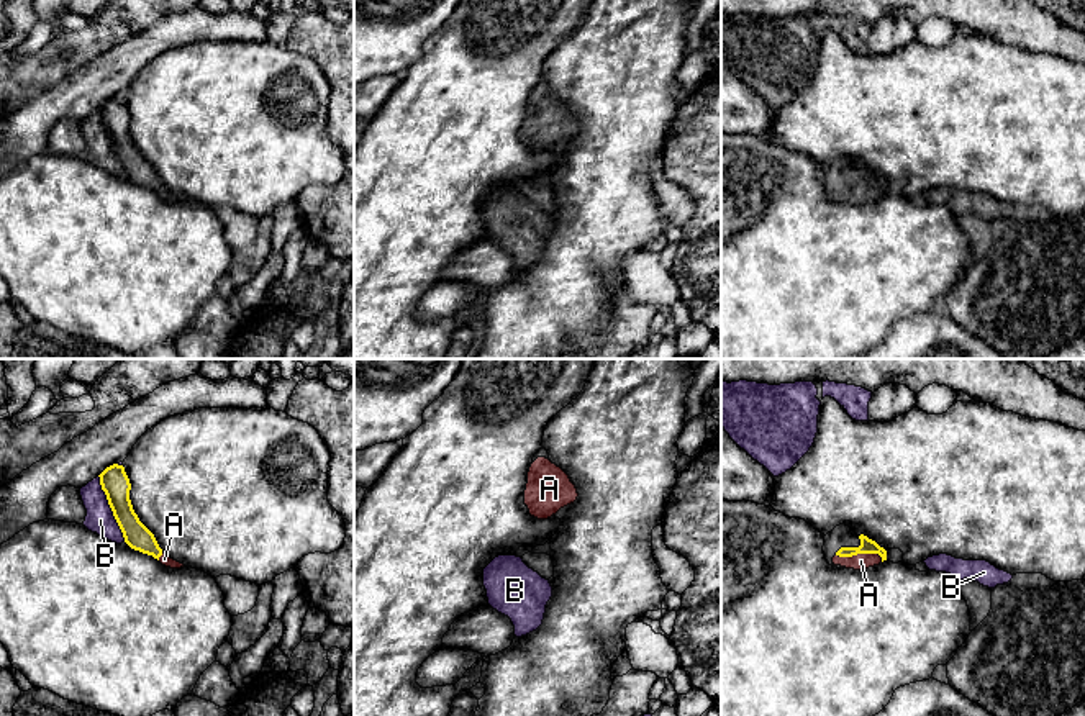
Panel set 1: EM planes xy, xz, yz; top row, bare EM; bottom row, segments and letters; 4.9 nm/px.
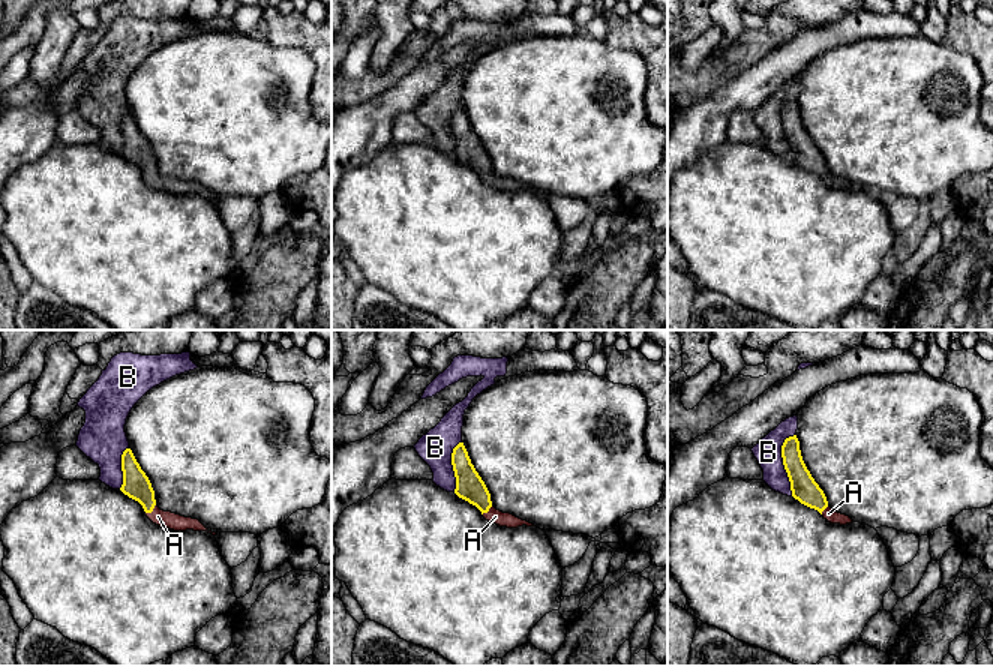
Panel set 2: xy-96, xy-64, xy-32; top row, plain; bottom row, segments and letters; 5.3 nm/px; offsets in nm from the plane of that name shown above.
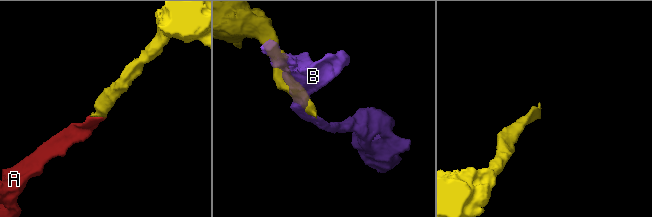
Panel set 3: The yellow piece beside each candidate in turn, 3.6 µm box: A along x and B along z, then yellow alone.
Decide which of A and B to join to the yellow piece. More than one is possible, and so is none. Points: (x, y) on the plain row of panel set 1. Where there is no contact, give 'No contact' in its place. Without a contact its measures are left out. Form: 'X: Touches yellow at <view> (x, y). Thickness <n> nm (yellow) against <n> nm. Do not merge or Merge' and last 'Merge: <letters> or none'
A: Touches yellow at yz (861, 185). Thickness 80 nm (yellow) against 80 nm. Merge
B: Touches yellow at xy (110, 140). Thickness 140 nm (yellow) against 140 nm. Do not merge
Merge: A

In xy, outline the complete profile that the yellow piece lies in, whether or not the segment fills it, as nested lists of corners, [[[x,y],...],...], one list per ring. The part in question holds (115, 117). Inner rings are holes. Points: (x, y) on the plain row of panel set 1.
[[[113,97],[107,100],[98,110],[113,149],[123,165],[125,175],[134,184],[152,188],[166,200],[184,200],[184,197],[162,185],[154,167],[139,154],[138,147],[134,146],[129,133],[131,116],[125,100]]]

